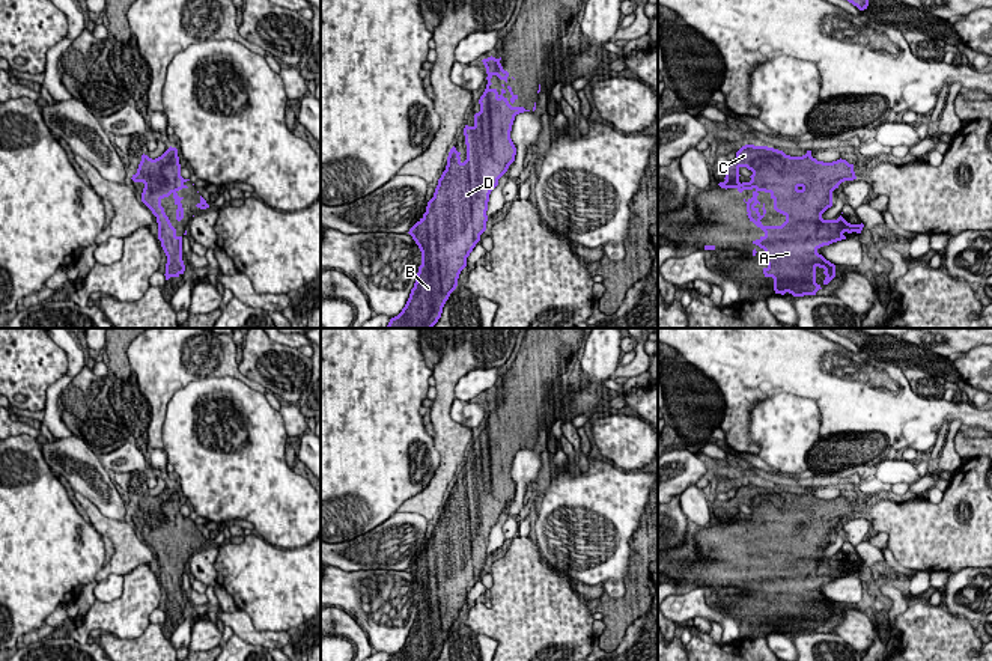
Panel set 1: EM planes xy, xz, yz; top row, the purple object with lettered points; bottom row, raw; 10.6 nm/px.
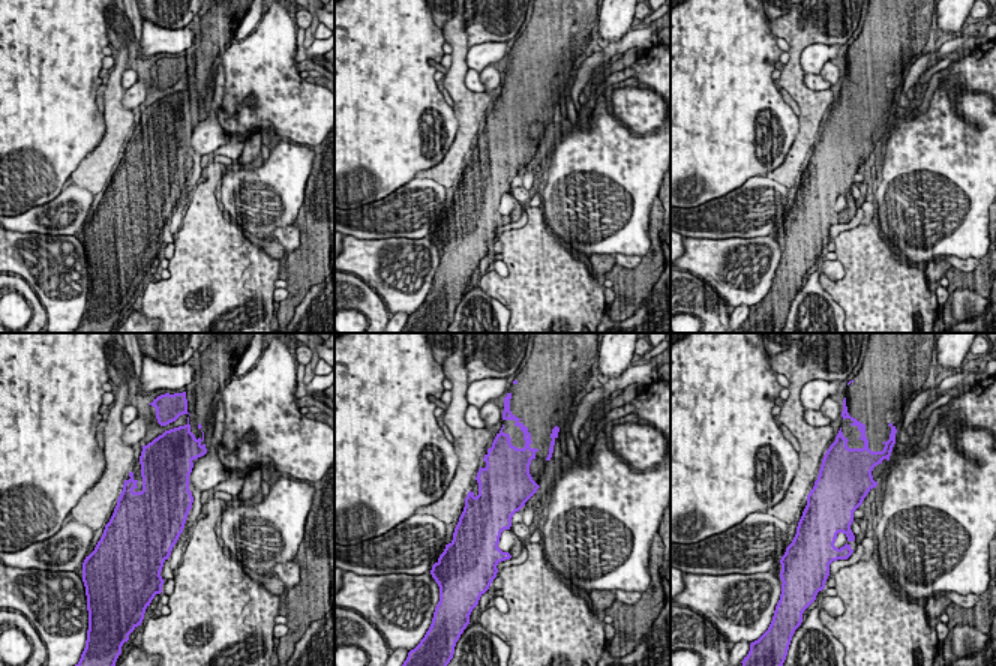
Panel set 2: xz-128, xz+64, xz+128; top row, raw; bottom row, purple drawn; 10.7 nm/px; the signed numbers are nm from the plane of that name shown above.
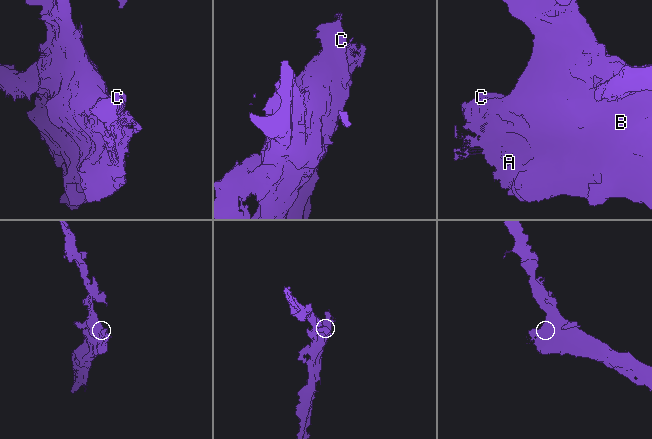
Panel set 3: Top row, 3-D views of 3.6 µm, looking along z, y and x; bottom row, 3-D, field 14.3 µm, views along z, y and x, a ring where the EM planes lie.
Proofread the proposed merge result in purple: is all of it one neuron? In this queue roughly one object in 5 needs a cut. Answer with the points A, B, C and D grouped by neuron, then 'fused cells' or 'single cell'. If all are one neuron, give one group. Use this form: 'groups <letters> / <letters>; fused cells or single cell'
groups A B C D; single cell

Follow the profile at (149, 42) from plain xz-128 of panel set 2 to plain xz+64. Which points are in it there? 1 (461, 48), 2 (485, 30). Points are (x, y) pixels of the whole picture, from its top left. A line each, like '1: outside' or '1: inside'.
1: outside
2: outside

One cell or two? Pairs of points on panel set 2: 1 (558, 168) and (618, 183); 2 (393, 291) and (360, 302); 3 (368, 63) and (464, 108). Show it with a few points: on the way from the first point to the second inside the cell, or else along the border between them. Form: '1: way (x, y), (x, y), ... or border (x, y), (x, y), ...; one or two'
1: way (573, 170), (591, 170), (603, 179); one
2: border (351, 273), (359, 276), (380, 297), (390, 315); two
3: border (452, 108), (458, 122), (453, 143); two

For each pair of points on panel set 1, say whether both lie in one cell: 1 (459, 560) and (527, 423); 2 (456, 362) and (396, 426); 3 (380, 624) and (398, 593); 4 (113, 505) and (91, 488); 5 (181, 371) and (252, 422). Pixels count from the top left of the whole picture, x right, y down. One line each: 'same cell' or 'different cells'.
1: same cell
2: different cells
3: same cell
4: same cell
5: different cells

